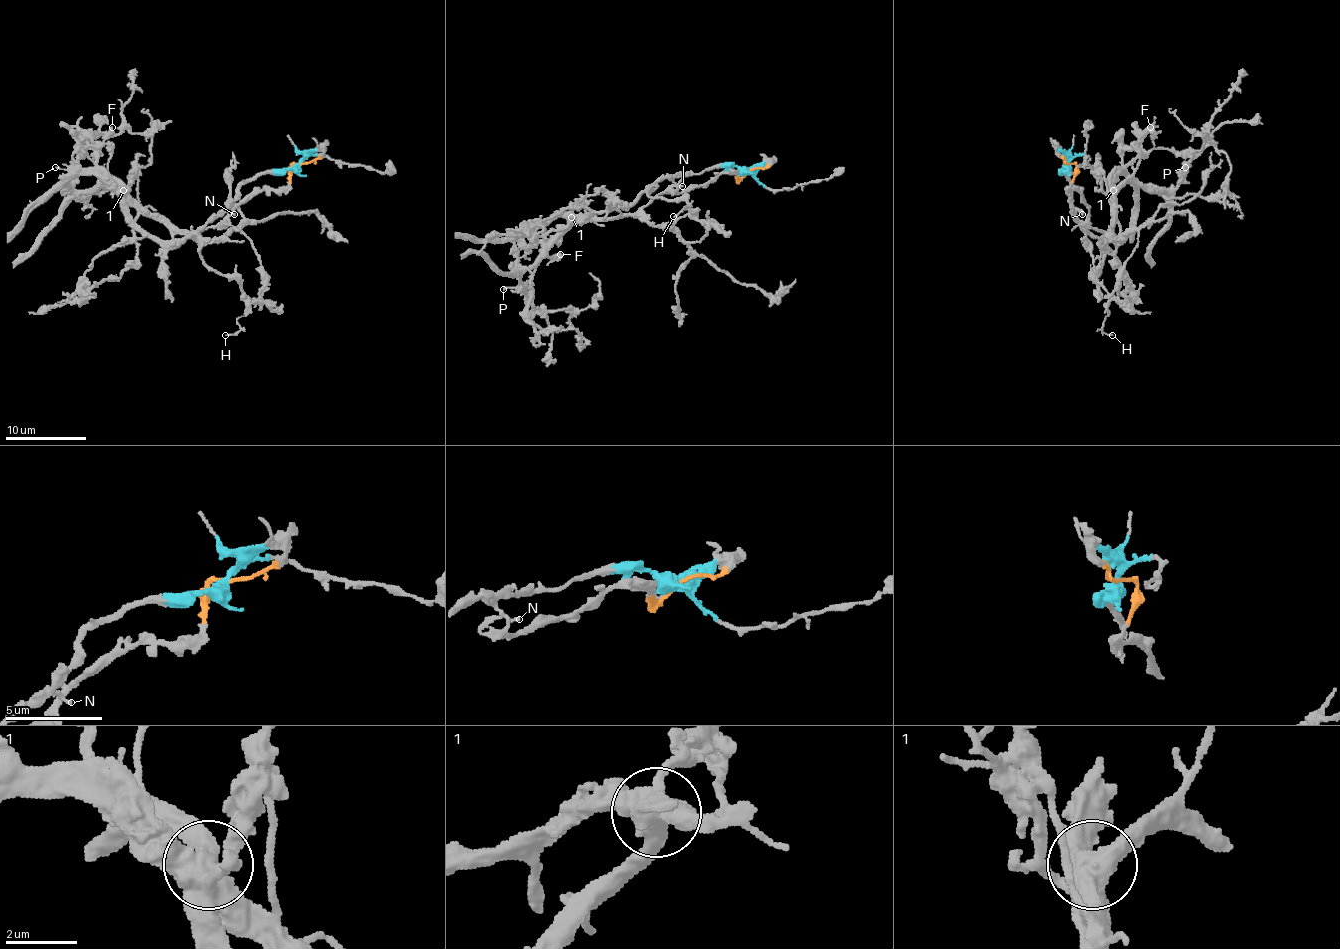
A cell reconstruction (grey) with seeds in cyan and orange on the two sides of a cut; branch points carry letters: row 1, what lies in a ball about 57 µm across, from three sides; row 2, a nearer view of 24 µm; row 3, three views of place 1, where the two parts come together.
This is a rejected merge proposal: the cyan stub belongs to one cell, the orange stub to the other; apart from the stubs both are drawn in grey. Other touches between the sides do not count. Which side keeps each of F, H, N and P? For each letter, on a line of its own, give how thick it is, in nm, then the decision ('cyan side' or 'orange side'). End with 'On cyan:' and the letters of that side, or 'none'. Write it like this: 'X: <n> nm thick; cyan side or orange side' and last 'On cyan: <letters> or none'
F: 360 nm thick; orange side
H: 90 nm thick; cyan side
N: 170 nm thick; cyan side
P: 140 nm thick; cyan side
On cyan: H, N, P

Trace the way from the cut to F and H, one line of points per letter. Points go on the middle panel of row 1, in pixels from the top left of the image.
F: (745, 173), (655, 195), (637, 211), (554, 217), (544, 251), (560, 253)
H: (745, 173), (705, 169), (659, 179), (647, 189), (651, 197), (683, 199), (695, 211), (687, 205), (673, 217)

